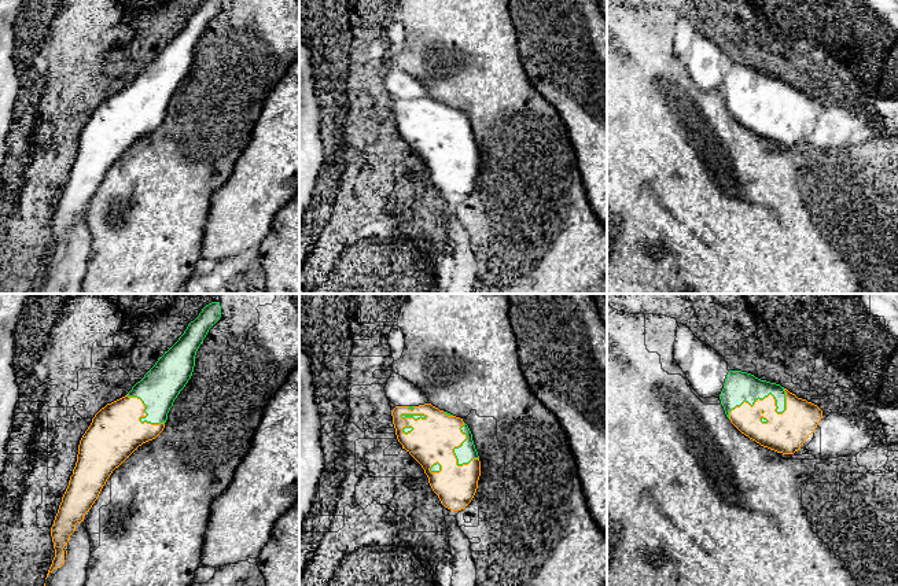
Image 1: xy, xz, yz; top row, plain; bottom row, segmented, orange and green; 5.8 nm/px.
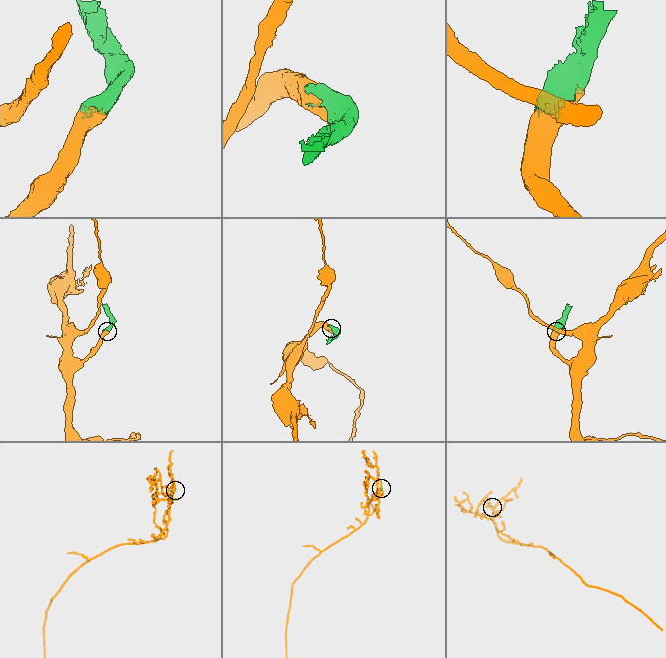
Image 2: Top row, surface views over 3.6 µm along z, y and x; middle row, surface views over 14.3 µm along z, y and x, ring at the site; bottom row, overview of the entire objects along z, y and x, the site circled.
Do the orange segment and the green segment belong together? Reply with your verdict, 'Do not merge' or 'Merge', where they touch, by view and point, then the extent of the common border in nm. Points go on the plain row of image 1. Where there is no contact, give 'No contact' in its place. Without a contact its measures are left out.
Merge. Touches orange at yz (769, 87). Shared border 380 nm

